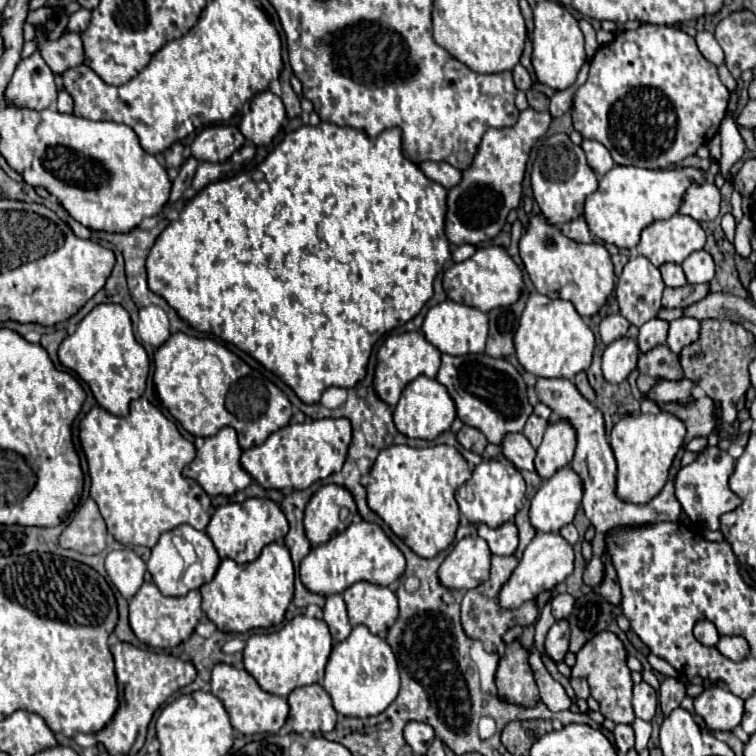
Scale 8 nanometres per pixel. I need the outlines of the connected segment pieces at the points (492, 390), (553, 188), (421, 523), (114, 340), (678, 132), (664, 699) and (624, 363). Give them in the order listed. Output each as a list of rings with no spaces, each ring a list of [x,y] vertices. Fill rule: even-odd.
[[[486,353],[462,357],[442,355],[442,365],[436,379],[448,389],[450,397],[454,399],[458,417],[466,425],[480,429],[494,445],[498,445],[498,441],[502,441],[506,433],[520,433],[526,419],[532,415],[524,379],[506,359],[494,359]]]
[[[556,133],[542,141],[532,169],[532,191],[540,213],[550,225],[562,225],[582,217],[584,199],[598,189],[598,177],[586,163],[580,145],[574,145],[568,135]]]
[[[392,445],[382,449],[366,485],[368,507],[420,557],[434,557],[448,549],[454,541],[460,511],[454,499],[460,483],[470,479],[466,459],[448,445],[412,449],[408,445]]]
[[[118,303],[96,305],[78,323],[76,333],[62,341],[58,359],[64,367],[76,371],[78,377],[88,383],[98,405],[116,417],[124,417],[128,413],[130,401],[138,399],[144,393],[150,369],[148,353],[134,337],[130,315]]]
[[[642,25],[636,31],[618,33],[612,43],[596,51],[590,61],[588,79],[574,95],[572,123],[582,139],[602,143],[610,151],[616,165],[668,169],[684,157],[696,155],[698,147],[718,133],[720,121],[728,111],[728,101],[730,93],[720,83],[716,65],[702,57],[690,35],[666,25]]]
[[[666,677],[662,683],[660,683],[660,689],[658,689],[658,695],[660,695],[660,707],[662,707],[662,713],[670,713],[672,709],[676,709],[680,705],[680,701],[686,697],[686,685],[674,677]]]
[[[618,339],[604,349],[602,373],[608,383],[622,383],[638,363],[638,345],[634,339]]]

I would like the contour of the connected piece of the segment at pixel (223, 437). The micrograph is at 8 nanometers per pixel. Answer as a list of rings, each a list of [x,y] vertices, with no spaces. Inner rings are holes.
[[[224,427],[216,435],[204,439],[204,445],[198,449],[196,459],[184,467],[182,475],[188,479],[194,479],[210,497],[212,495],[234,495],[236,491],[242,491],[252,483],[252,477],[240,465],[240,455],[242,455],[242,449],[238,445],[234,429]]]

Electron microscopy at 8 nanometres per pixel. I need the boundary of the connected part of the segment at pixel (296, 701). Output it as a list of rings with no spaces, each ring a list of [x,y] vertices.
[[[320,685],[298,687],[288,697],[290,715],[288,725],[296,733],[326,733],[336,725],[336,711],[332,707],[330,695]]]

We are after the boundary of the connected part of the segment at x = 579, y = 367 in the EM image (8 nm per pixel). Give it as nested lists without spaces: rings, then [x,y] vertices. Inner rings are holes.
[[[519,220],[512,224],[509,247],[510,256],[521,269],[525,286],[528,289],[526,309],[524,309],[524,313],[520,317],[520,325],[514,333],[516,357],[518,357],[520,365],[536,377],[562,377],[562,379],[572,381],[576,373],[586,371],[590,367],[590,357],[594,351],[594,333],[588,329],[588,325],[582,321],[582,317],[576,313],[576,309],[570,301],[550,299],[536,291],[519,256],[518,243],[522,229]]]

